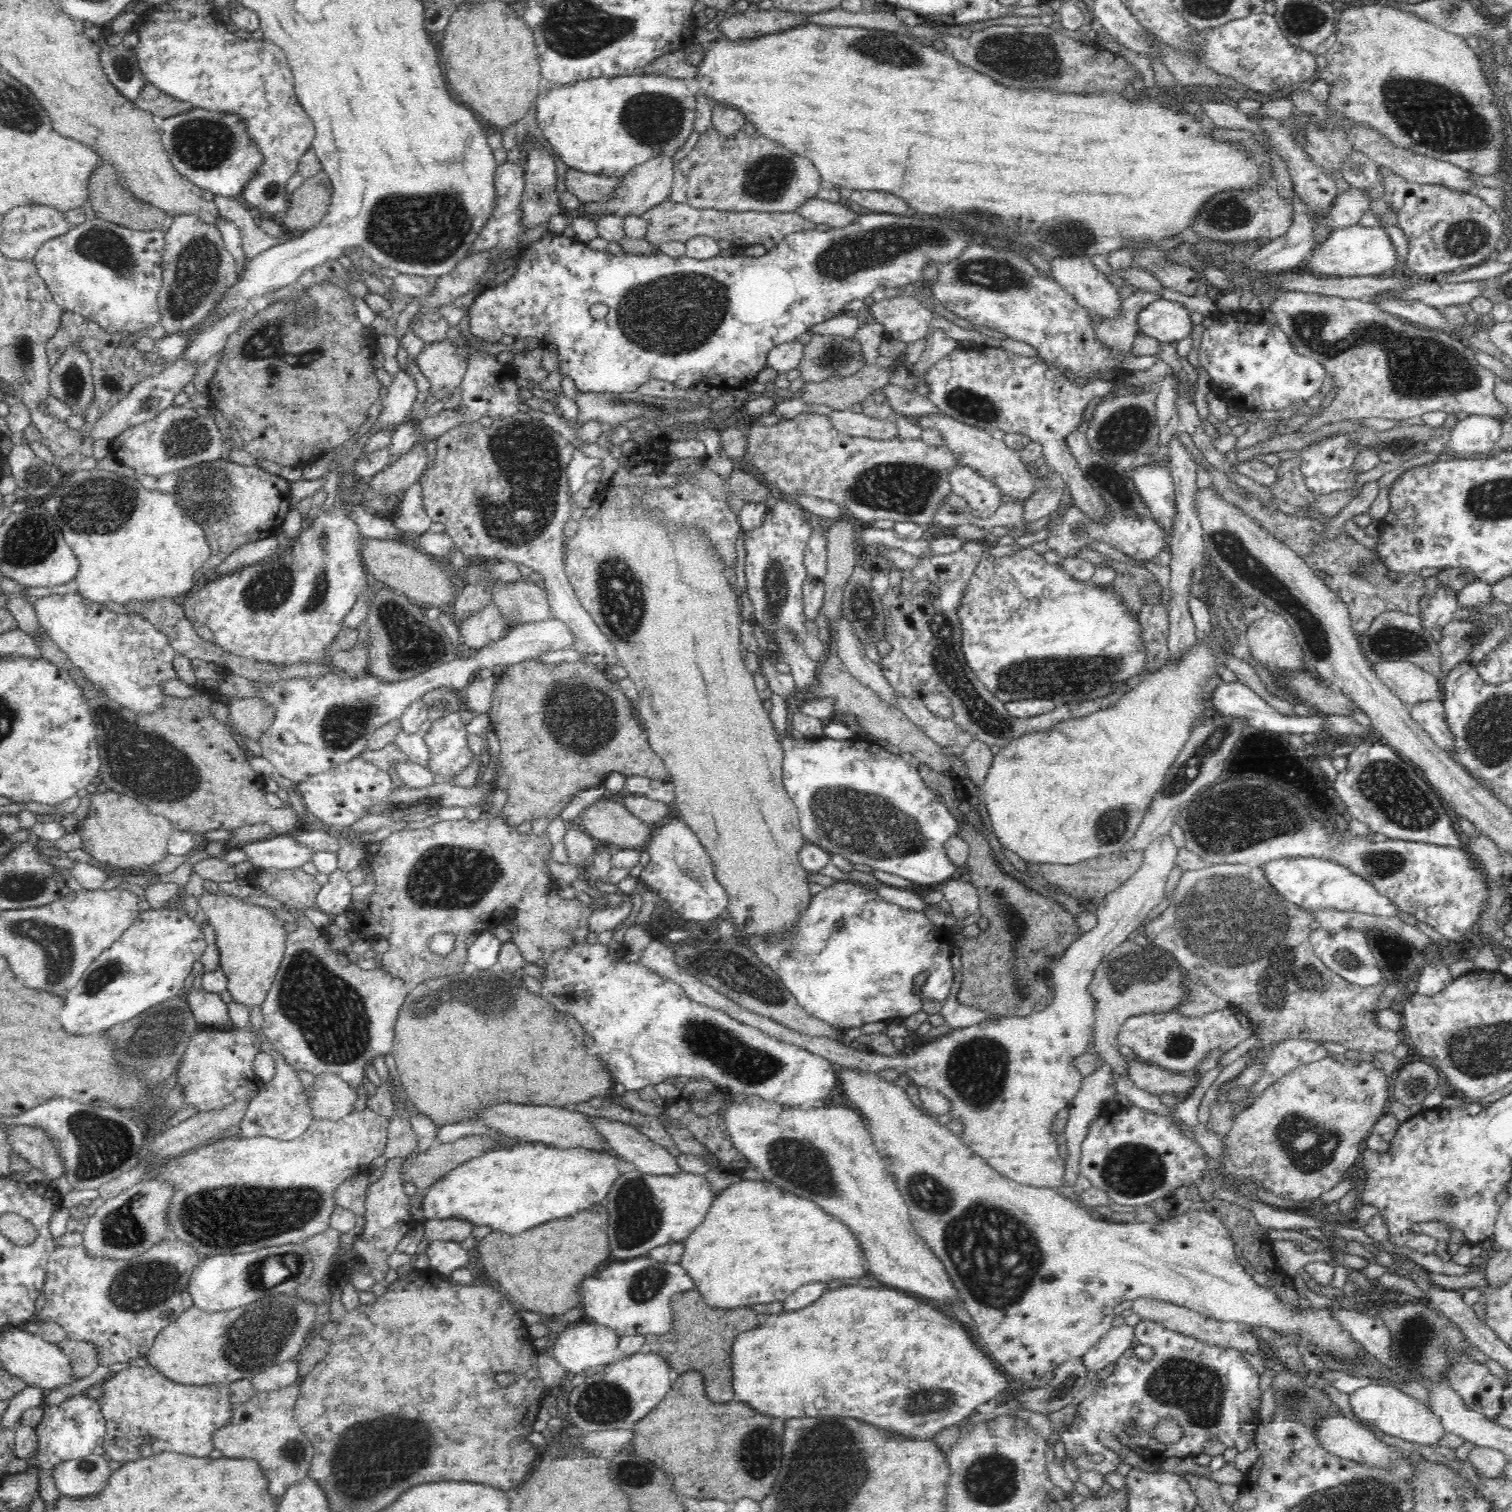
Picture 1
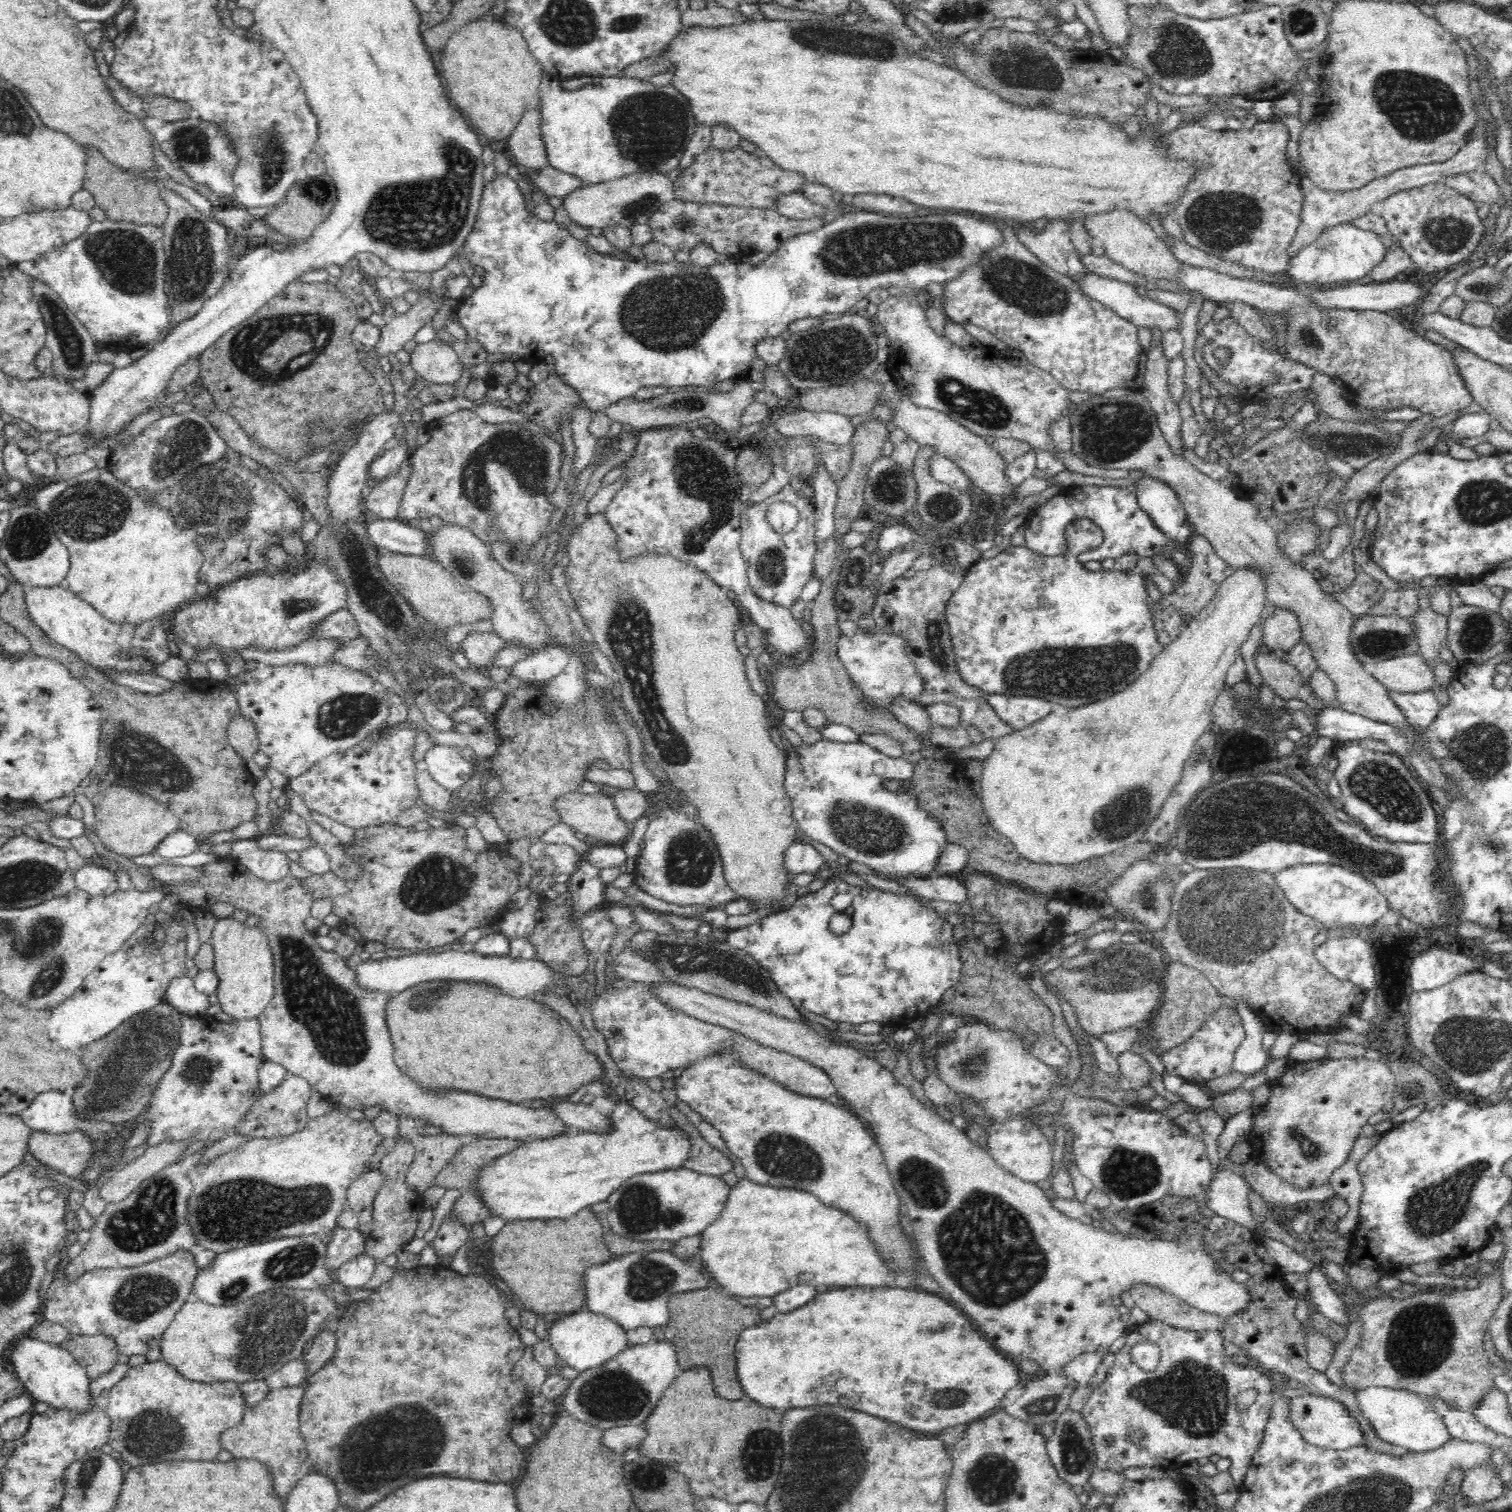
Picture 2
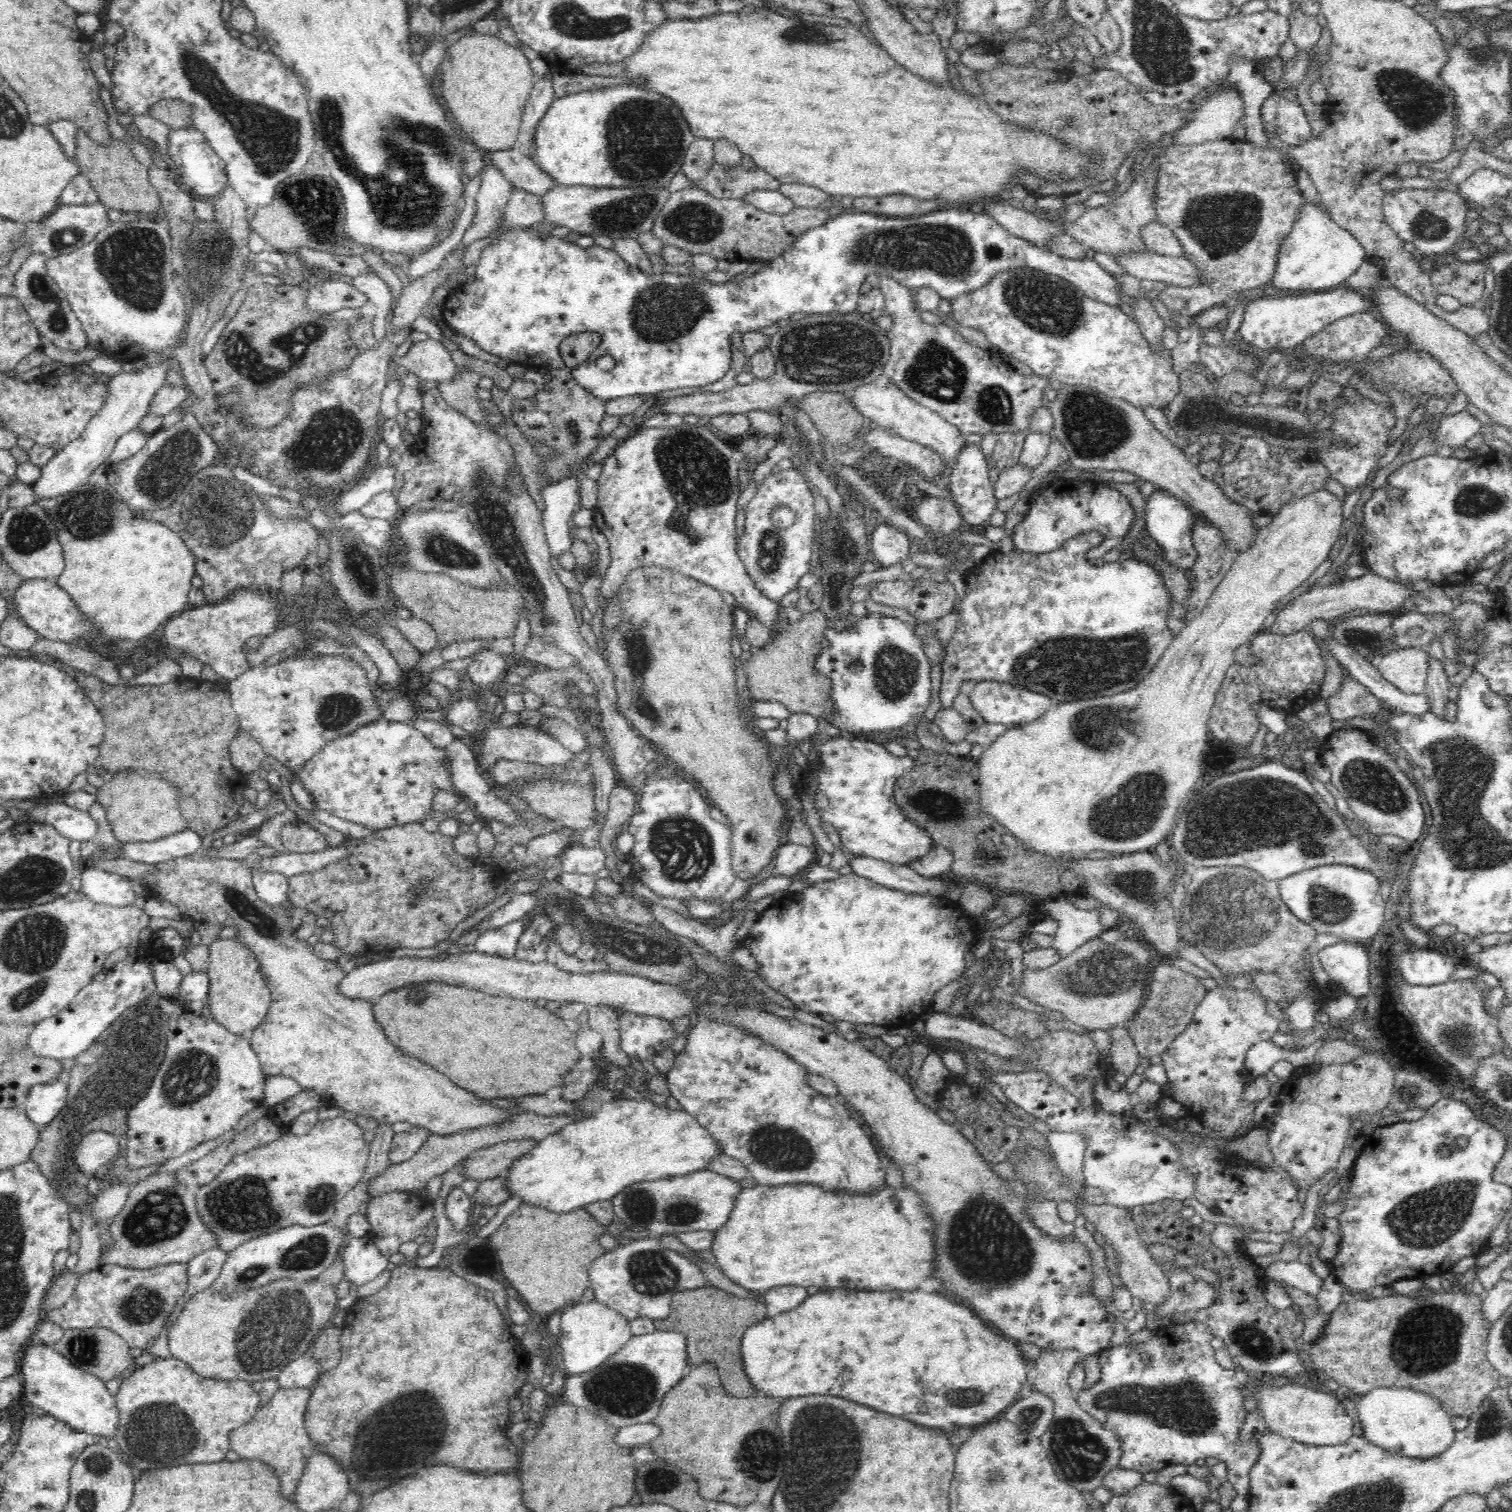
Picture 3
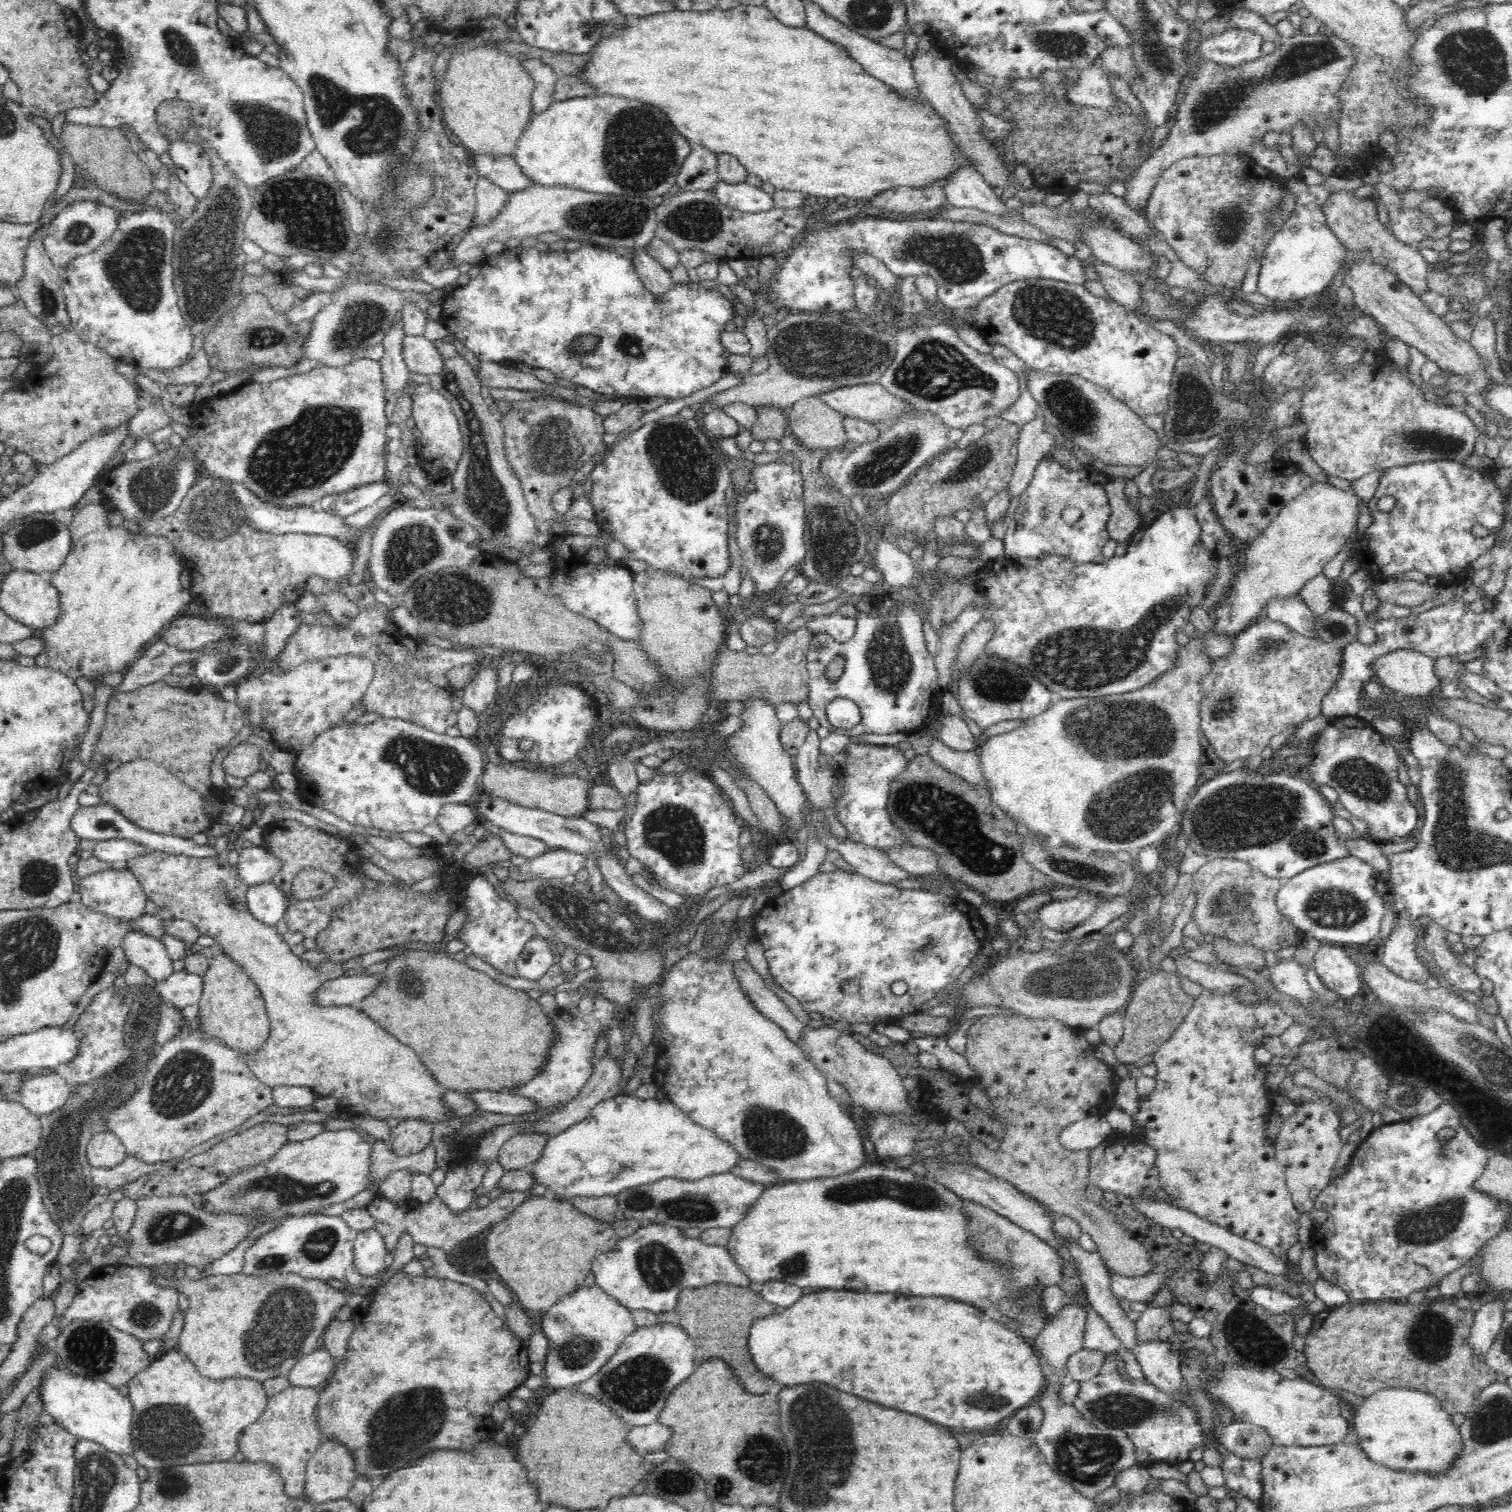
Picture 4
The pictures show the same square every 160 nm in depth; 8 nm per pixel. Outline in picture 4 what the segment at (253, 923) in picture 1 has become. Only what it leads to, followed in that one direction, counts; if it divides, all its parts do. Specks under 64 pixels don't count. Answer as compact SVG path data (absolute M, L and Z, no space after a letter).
M216 950L209 960L208 971L203 976L203 994L198 1004L200 1029L208 1036L226 1041L232 1048L240 1048L246 1054L259 1049L268 1040L271 1026L262 991L248 974L234 958Z

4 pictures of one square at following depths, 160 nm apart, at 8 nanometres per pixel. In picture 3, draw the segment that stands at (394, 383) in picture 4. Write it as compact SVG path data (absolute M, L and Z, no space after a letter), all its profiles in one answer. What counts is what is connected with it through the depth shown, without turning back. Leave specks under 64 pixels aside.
M458 245L448 252L440 266L424 276L412 281L408 286L403 286L399 292L392 310L392 320L389 324L394 331L396 328L407 327L420 316L420 312L432 299L432 293L456 268L461 259L461 252L465 247Z

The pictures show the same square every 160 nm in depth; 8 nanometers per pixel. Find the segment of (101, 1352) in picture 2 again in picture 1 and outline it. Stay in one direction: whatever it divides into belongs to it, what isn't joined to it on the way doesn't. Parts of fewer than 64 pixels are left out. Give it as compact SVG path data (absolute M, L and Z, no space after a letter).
M64 1339L57 1344L68 1357L72 1379L86 1378L98 1368L95 1348L91 1342Z

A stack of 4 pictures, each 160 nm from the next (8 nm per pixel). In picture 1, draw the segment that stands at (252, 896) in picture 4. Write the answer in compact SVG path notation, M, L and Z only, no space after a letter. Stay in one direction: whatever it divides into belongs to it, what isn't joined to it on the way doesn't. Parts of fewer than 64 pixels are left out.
M277 835L270 840L244 844L242 849L255 868L295 869L312 861L316 849L300 843L296 836Z

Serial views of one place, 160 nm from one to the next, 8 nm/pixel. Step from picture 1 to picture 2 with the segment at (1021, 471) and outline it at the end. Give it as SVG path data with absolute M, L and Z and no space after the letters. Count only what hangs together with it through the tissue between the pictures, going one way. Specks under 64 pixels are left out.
M882 363L876 368L876 372L871 376L872 379L882 382L882 394L878 404L887 402L894 411L893 423L908 435L908 438L916 441L920 446L932 446L936 448L939 455L956 462L963 472L971 478L974 485L981 488L984 492L993 496L996 502L1003 496L1014 496L1017 492L1017 486L1014 485L1008 477L1008 462L1002 457L1002 454L986 442L985 438L971 432L958 421L953 420L946 413L938 410L921 408L914 404L914 401L904 394L897 386L893 376Z

